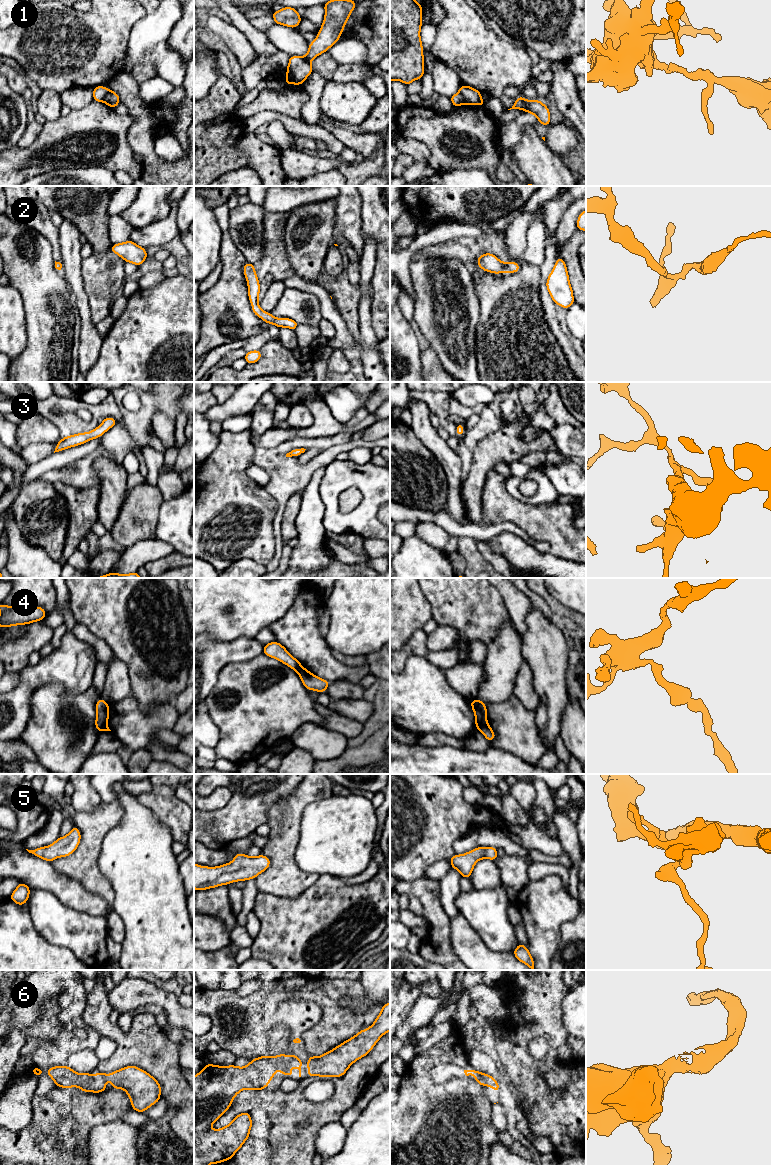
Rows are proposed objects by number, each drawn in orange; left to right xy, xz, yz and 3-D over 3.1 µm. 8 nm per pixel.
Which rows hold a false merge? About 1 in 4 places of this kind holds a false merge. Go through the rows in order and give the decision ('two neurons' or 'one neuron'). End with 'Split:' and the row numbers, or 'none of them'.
1: two neurons
2: one neuron
3: one neuron
4: two neurons
5: one neuron
6: one neuron
Split: 1, 4

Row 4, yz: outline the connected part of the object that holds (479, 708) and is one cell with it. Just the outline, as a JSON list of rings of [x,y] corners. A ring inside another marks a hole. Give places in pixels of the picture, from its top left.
[[[479,699],[470,701],[471,707],[475,714],[475,730],[480,729],[481,726],[484,726],[487,723],[487,708],[486,705]]]

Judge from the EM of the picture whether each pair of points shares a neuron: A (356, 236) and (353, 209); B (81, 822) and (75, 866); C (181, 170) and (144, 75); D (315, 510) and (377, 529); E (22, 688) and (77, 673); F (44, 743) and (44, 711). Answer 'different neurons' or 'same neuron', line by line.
A: same neuron
B: same neuron
C: different neurons
D: different neurons
E: same neuron
F: same neuron

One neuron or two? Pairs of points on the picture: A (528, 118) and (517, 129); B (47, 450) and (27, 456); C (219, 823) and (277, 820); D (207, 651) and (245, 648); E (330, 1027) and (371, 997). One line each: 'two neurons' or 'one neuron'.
A: one neuron
B: one neuron
C: two neurons
D: one neuron
E: two neurons

